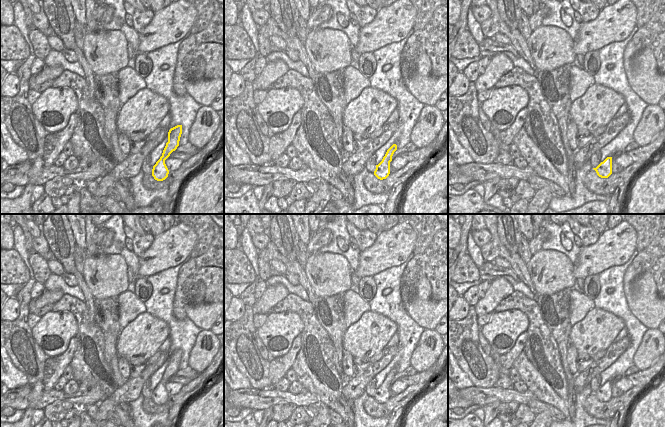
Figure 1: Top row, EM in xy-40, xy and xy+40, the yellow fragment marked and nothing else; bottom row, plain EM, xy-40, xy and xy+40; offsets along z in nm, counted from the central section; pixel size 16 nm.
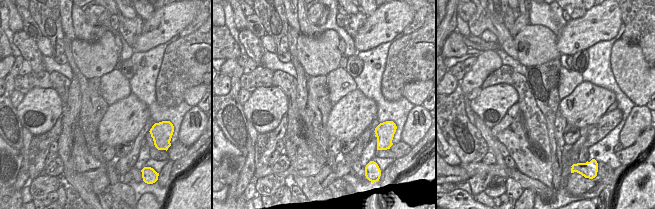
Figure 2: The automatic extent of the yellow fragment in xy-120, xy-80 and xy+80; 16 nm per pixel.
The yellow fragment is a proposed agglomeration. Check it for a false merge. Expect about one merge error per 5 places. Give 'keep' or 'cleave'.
keep

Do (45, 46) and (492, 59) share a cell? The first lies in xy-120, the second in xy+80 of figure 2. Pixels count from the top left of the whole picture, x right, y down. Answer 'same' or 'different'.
different

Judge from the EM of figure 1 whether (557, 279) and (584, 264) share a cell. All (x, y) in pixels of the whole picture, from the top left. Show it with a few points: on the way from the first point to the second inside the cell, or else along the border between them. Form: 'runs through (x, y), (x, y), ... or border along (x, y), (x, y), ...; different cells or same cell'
border along (573, 265), (573, 275), (576, 278); different cells

